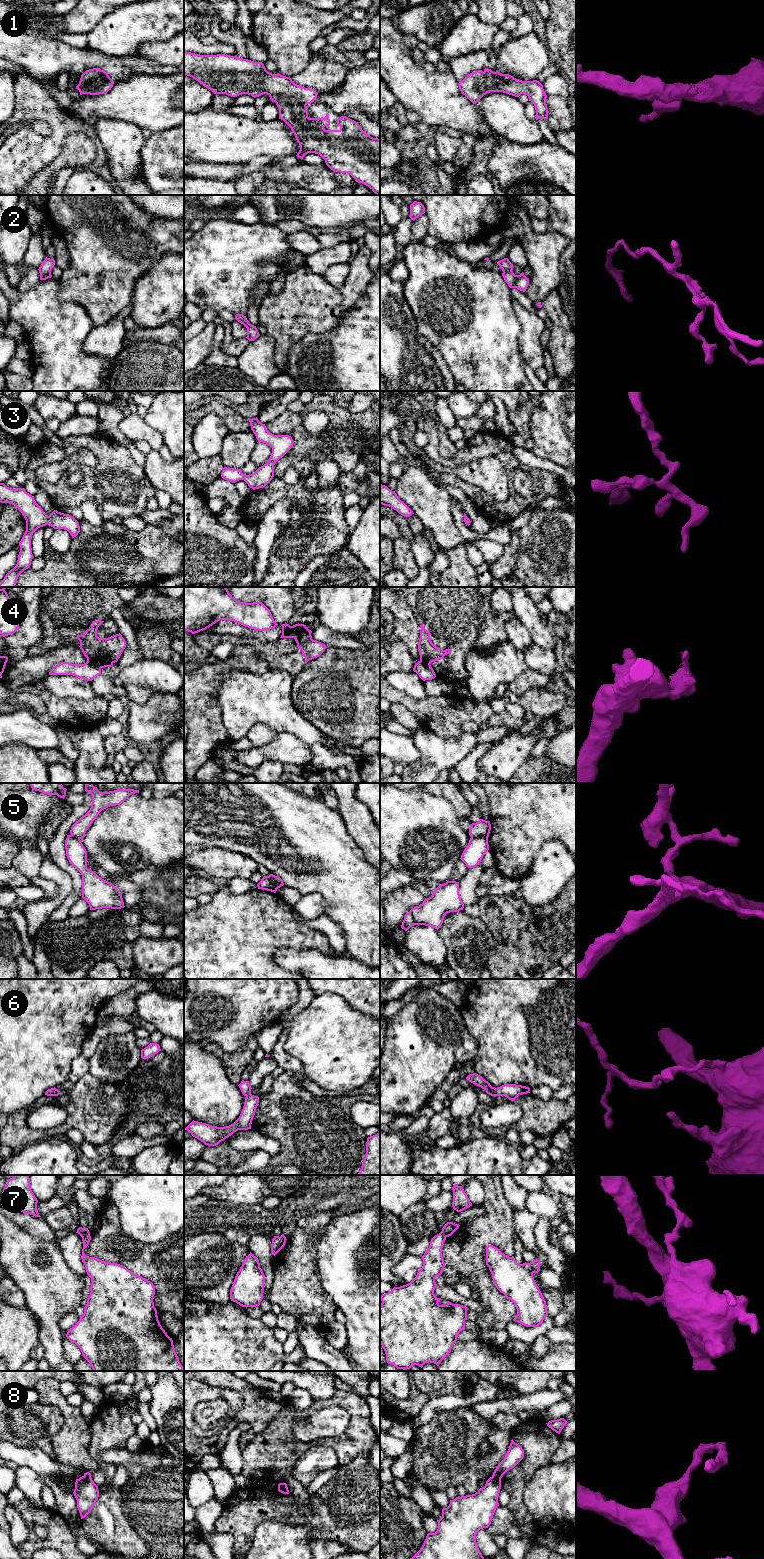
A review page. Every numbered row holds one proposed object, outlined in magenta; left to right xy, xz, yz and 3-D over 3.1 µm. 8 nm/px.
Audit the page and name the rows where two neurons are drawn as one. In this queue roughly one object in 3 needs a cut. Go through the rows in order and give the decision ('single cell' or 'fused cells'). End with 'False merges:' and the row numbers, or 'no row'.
1: single cell
2: single cell
3: single cell
4: fused cells
5: fused cells
6: single cell
7: fused cells
8: fused cells
False merges: 4, 5, 7, 8

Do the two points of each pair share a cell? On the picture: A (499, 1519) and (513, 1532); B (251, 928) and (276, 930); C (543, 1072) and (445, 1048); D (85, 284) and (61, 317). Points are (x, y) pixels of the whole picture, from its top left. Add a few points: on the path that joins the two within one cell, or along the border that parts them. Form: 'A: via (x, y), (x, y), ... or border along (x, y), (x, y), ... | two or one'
A: via (502, 1522), (510, 1529) | one
B: via (257, 928), (270, 928) | one
C: border along (469, 1032), (477, 1044), (477, 1053), (469, 1061) | two
D: border along (59, 281), (59, 298), (78, 302), (89, 317) | two

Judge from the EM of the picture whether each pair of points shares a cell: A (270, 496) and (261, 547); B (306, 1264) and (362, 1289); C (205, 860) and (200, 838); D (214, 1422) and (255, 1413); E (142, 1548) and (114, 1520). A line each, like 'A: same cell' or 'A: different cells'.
A: different cells
B: different cells
C: different cells
D: same cell
E: same cell

